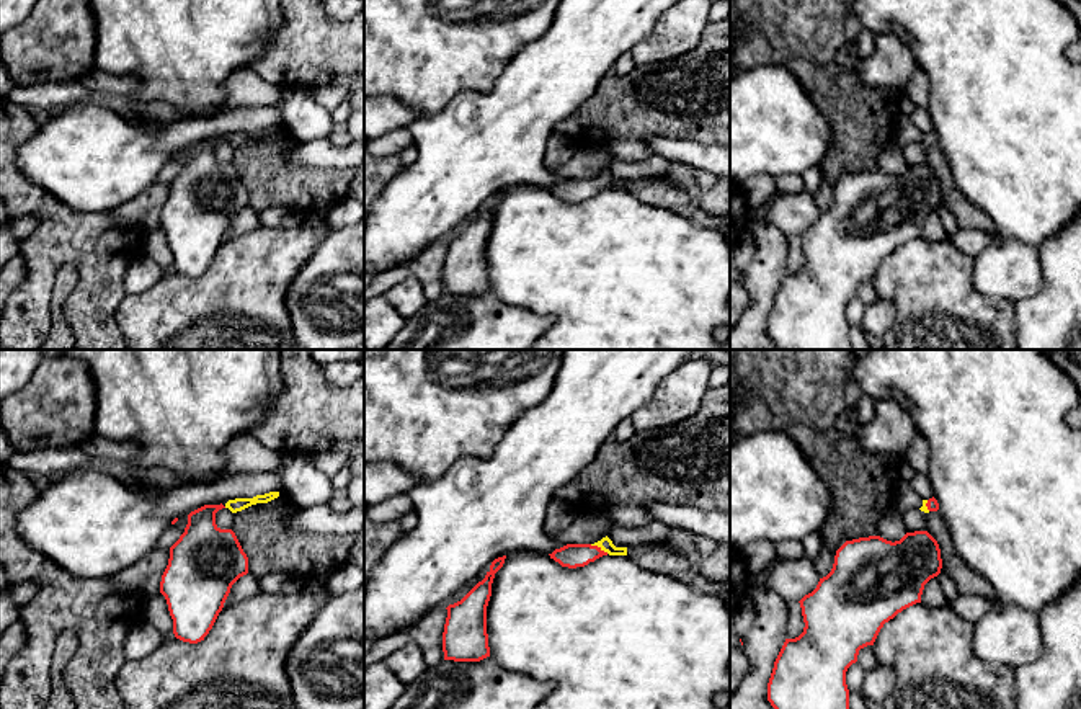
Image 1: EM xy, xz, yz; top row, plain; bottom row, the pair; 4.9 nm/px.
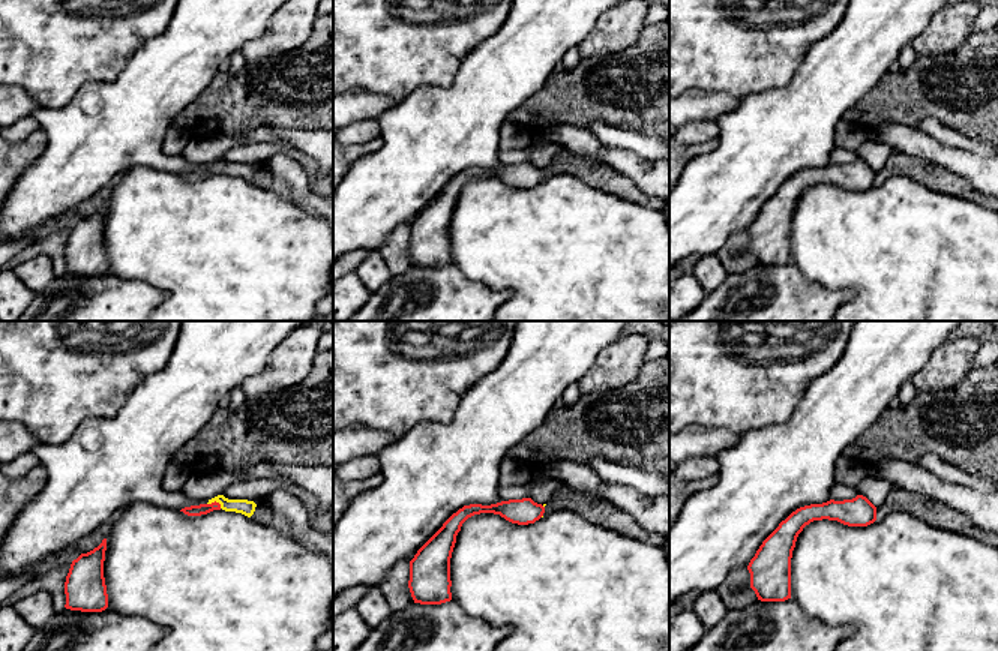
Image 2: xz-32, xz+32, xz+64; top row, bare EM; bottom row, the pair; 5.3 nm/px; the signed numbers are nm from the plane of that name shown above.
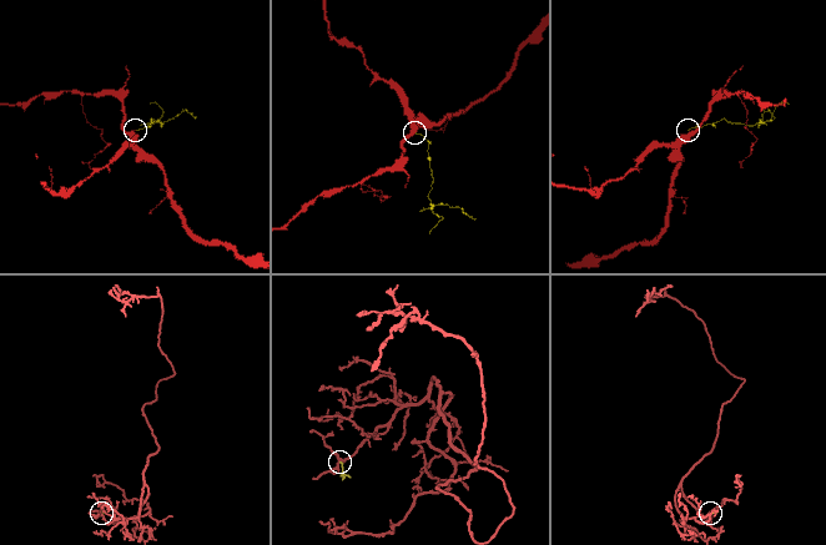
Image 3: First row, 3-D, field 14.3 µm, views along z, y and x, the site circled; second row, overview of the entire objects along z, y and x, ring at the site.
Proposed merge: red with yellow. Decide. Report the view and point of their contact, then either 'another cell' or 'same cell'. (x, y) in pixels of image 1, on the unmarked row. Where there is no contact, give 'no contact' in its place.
meets red in xz at (600, 183); same cell

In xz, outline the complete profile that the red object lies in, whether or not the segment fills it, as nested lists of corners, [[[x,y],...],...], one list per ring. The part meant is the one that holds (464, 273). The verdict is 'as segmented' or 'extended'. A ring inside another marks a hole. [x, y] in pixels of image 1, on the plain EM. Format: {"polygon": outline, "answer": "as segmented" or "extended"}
{"polygon": [[[506,190],[492,196],[485,212],[460,235],[449,239],[443,266],[444,294],[480,296],[490,291],[487,268],[487,240],[492,230],[495,207],[503,201]]], "answer": "as segmented"}

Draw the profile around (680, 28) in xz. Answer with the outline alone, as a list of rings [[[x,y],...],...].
[[[678,0],[656,21],[653,33],[632,51],[635,65],[679,57],[702,39],[714,0]]]

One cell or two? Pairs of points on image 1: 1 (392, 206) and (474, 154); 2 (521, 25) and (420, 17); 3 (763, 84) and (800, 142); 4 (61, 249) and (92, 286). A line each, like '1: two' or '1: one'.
1: one
2: one
3: one
4: one

